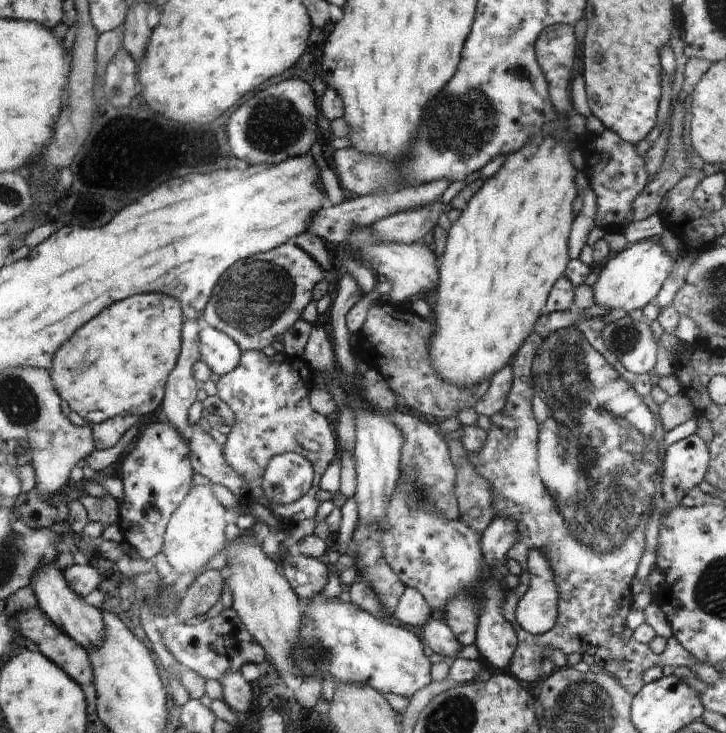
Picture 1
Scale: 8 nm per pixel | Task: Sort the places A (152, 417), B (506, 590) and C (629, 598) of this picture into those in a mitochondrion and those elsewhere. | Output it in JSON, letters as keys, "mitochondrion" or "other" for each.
{"A":"other","B":"other","C":"other"}

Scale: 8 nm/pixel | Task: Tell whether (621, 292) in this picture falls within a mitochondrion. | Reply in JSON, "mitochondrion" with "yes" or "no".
{"mitochondrion":"no"}

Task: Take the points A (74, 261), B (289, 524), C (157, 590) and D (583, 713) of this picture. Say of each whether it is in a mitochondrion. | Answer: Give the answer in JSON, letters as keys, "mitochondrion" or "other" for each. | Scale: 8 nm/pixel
{"A":"other","B":"other","C":"mitochondrion","D":"mitochondrion"}

